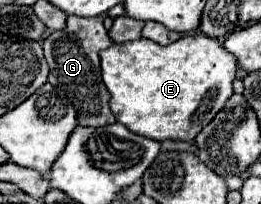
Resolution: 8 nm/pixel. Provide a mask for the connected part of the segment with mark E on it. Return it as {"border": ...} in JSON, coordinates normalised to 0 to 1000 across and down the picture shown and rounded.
{"border":[[[774,162],[690,181],[636,230],[567,191],[521,191],[467,221],[437,211],[383,260],[383,289],[391,397],[421,456],[421,534],[444,593],[490,623],[506,652],[590,691],[736,691],[897,456],[889,397],[904,377],[904,289],[874,250],[858,250],[858,230],[828,191]]]}

